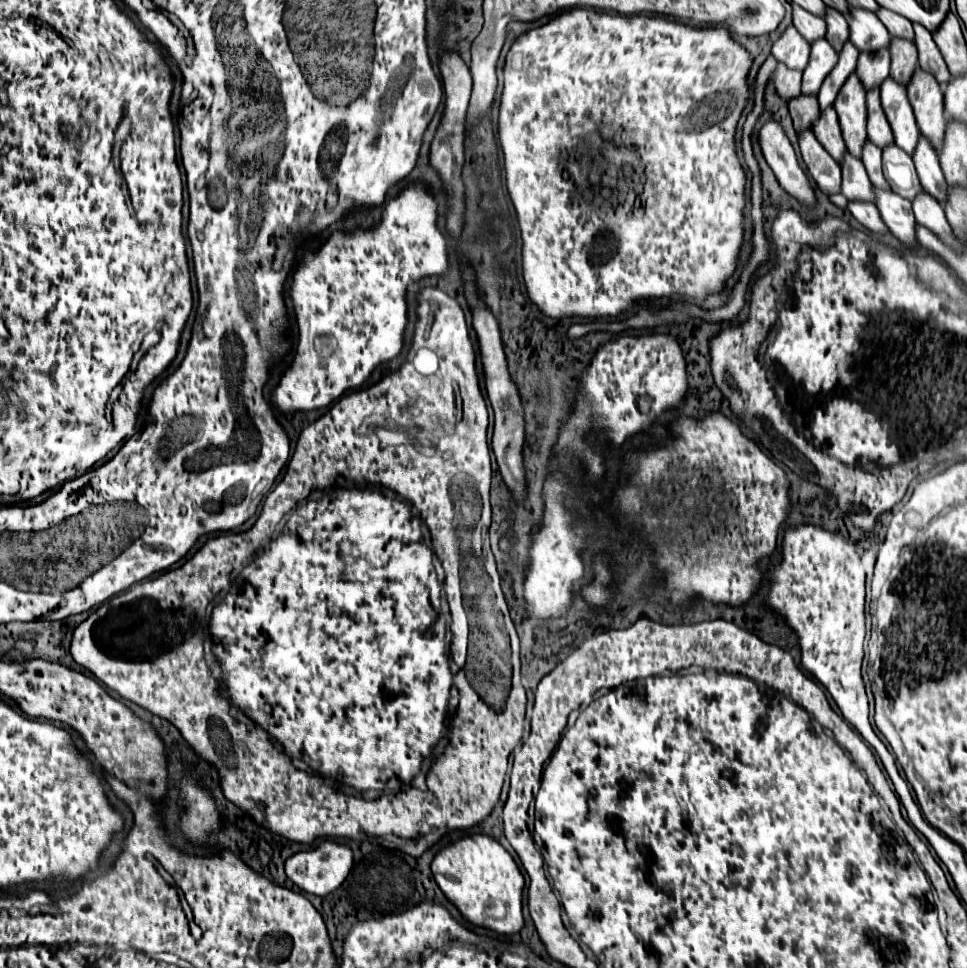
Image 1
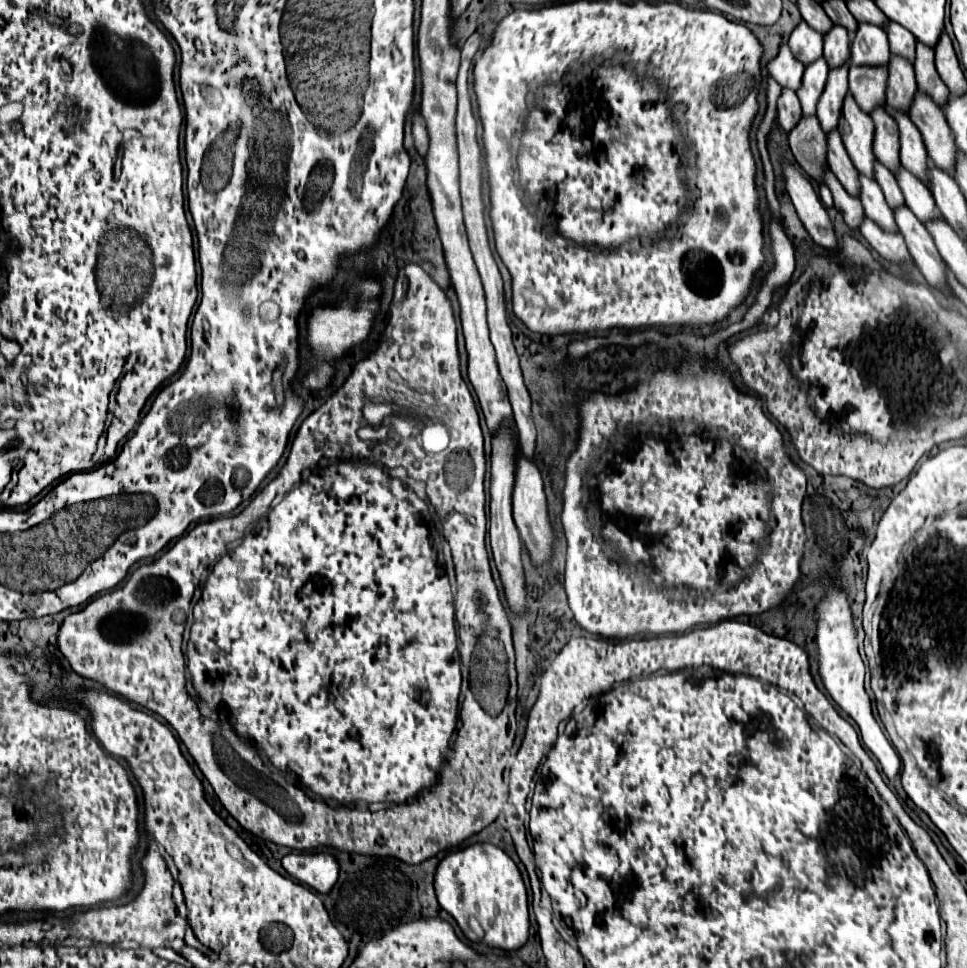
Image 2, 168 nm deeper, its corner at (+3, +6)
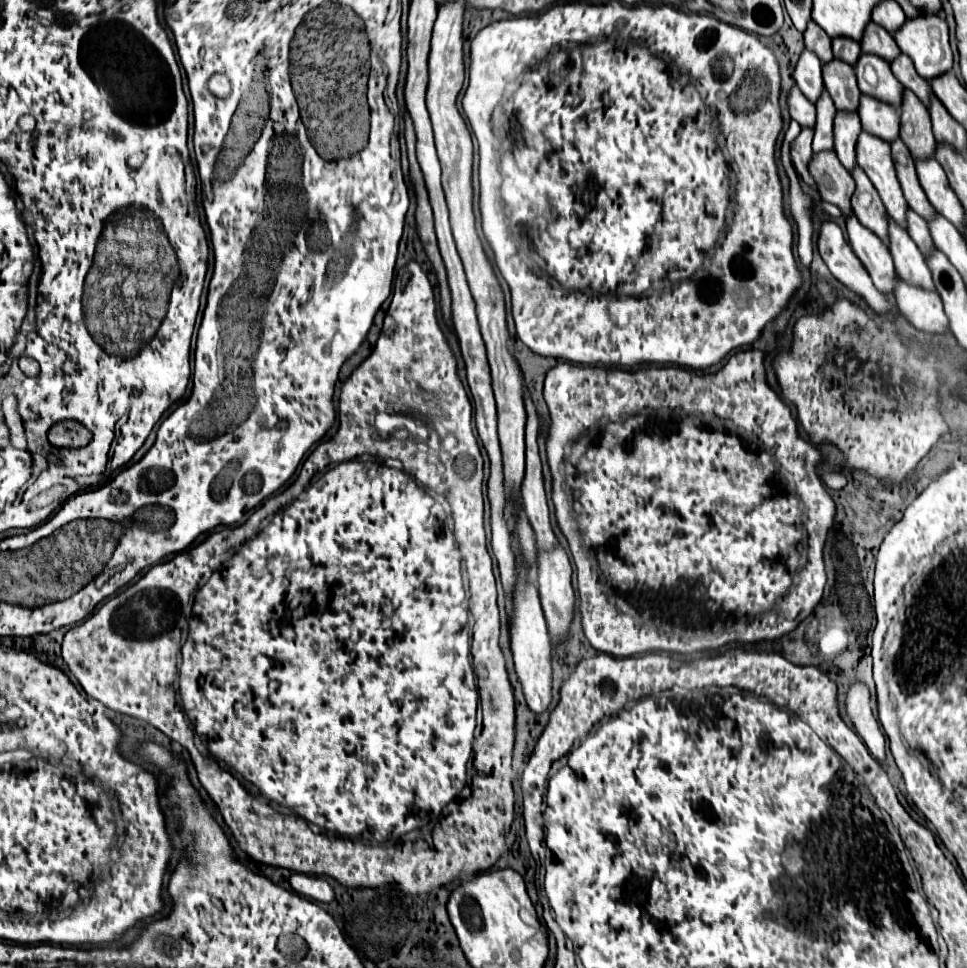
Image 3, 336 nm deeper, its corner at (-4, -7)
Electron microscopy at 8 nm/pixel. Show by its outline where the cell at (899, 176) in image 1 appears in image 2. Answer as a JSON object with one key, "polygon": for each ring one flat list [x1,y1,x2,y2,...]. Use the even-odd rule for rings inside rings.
{"polygon":[[901,168,901,172,897,174,897,182,903,190,903,196,905,196,909,210,913,210,913,214,923,224,929,220,937,220,941,216,937,210,937,204,933,202,933,194,929,192,929,188,925,184,921,184,921,180,917,180,911,172]]}

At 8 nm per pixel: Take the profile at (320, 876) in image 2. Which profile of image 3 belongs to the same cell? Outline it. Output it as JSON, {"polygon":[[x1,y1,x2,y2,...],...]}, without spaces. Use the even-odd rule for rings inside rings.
{"polygon":[[292,873,290,885,302,897,308,897,308,899,314,899,320,903,330,903,334,899,334,889,330,887,330,883,324,877]]}

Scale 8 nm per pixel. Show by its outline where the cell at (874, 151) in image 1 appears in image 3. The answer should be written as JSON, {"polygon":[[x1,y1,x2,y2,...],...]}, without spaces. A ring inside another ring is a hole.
{"polygon":[[908,209,908,223,906,223,906,229,908,229,908,235,914,239,914,243,920,247,922,253,926,253,932,245,932,239,930,239,930,233,928,233,928,225,926,221,914,213,912,209]]}

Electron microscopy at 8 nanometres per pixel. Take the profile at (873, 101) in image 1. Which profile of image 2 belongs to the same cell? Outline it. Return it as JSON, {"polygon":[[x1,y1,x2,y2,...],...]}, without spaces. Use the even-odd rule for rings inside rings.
{"polygon":[[877,108,877,112,871,112,871,118,875,122,875,142,873,150,877,160,887,166,891,172,899,172,899,128,891,114,887,114,885,108]]}

